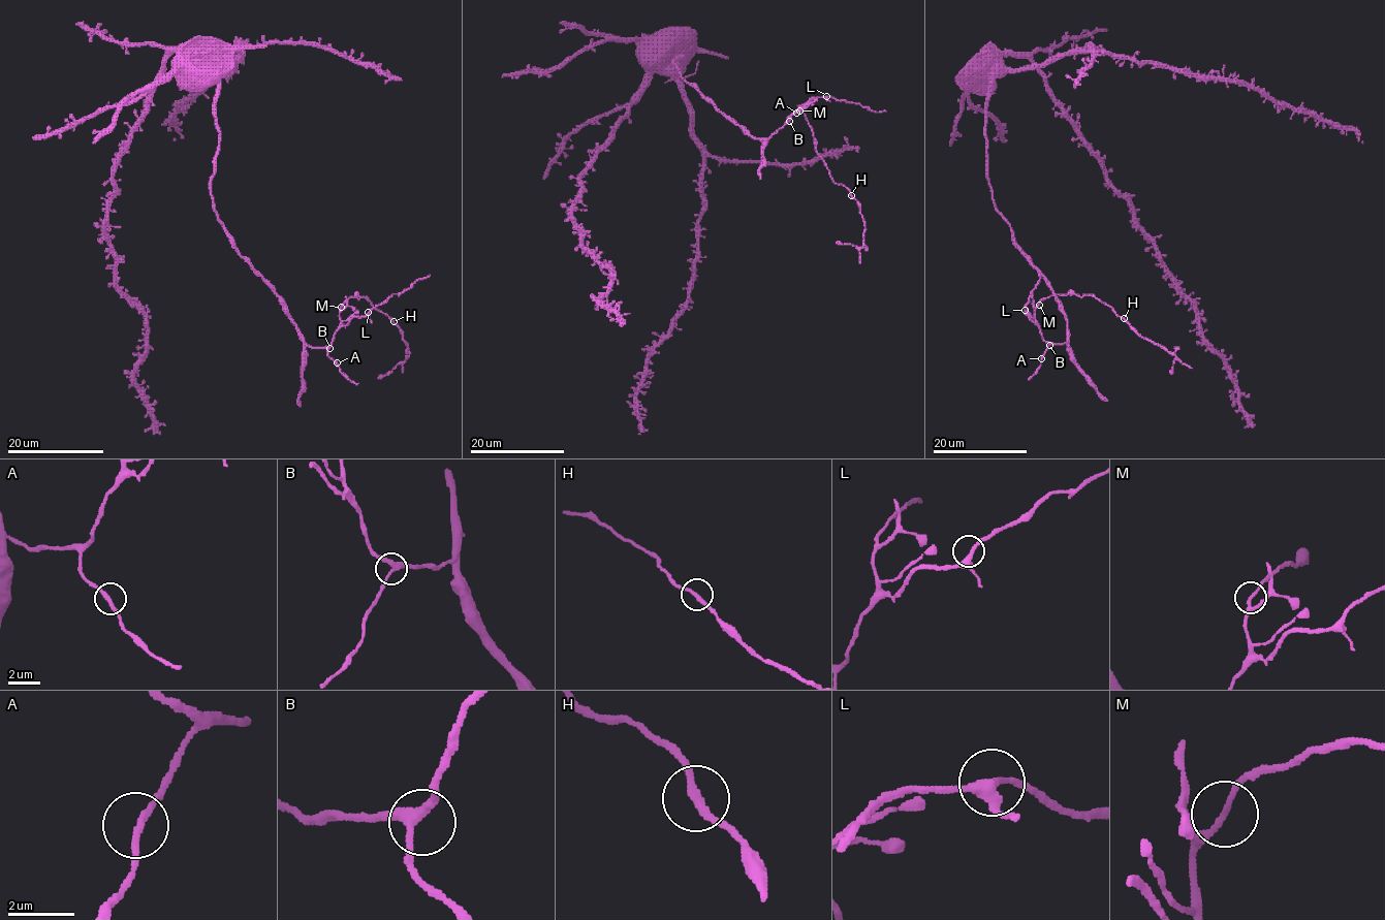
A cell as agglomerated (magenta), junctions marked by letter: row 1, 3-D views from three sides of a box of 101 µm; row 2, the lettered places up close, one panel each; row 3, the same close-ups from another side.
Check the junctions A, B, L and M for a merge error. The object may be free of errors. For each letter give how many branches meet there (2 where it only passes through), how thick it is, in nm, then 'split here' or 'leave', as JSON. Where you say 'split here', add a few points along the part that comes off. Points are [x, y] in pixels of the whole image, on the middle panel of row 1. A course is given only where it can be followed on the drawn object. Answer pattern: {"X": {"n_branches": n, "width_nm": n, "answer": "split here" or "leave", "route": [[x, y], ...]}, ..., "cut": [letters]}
{"A": {"n_branches": 2, "width_nm": 220, "answer": "leave"}, "B": {"n_branches": 3, "width_nm": 280, "answer": "leave"}, "L": {"n_branches": 3, "width_nm": 260, "answer": "leave"}, "M": {"n_branches": 3, "width_nm": 150, "answer": "leave"}, "cut": []}

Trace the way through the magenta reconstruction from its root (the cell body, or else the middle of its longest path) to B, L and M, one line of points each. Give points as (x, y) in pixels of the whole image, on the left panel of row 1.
B: (215, 103), (219, 150), (211, 197), (217, 219), (235, 250), (279, 297), (303, 341), (329, 348)
L: (215, 103), (219, 150), (211, 197), (231, 246), (279, 297), (307, 345), (328, 347), (342, 326), (368, 312)
M: (215, 103), (219, 150), (211, 197), (231, 246), (279, 297), (307, 345), (331, 345), (340, 324), (340, 307)

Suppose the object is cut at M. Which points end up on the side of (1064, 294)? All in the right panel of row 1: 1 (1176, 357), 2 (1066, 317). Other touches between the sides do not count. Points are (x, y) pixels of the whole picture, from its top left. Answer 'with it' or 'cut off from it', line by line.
1: with it
2: cut off from it

